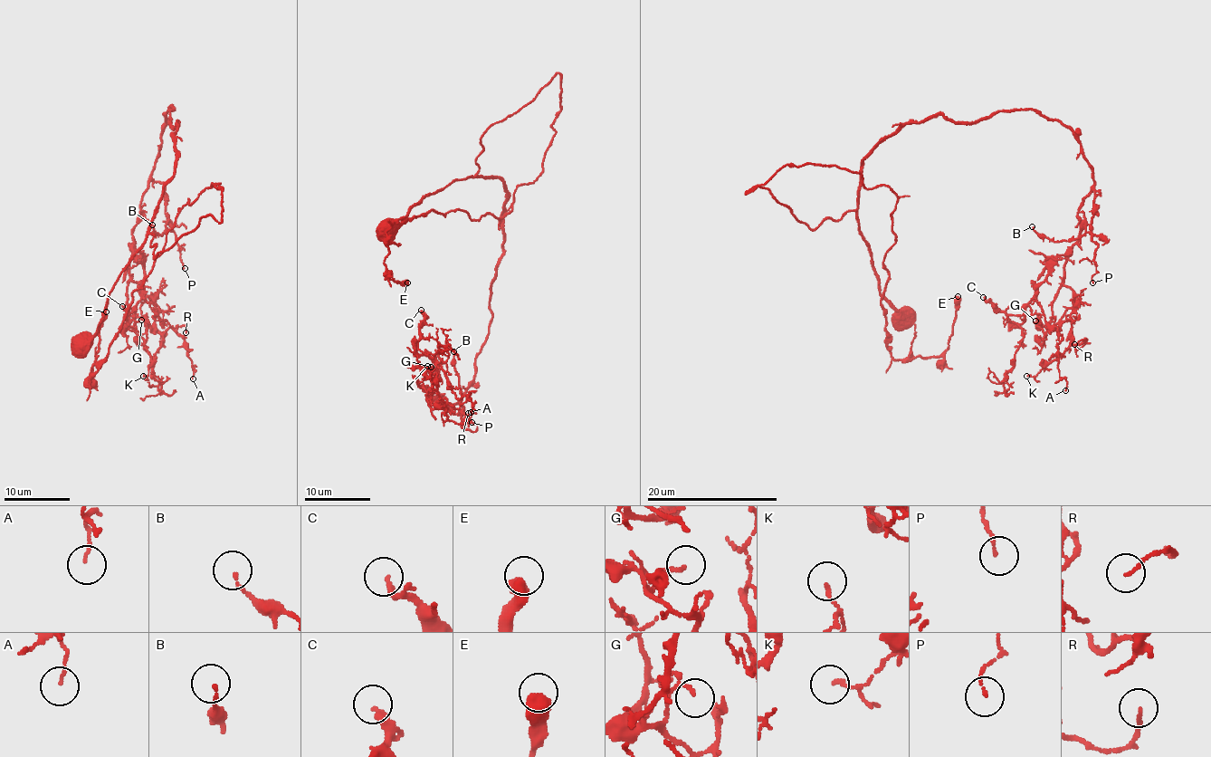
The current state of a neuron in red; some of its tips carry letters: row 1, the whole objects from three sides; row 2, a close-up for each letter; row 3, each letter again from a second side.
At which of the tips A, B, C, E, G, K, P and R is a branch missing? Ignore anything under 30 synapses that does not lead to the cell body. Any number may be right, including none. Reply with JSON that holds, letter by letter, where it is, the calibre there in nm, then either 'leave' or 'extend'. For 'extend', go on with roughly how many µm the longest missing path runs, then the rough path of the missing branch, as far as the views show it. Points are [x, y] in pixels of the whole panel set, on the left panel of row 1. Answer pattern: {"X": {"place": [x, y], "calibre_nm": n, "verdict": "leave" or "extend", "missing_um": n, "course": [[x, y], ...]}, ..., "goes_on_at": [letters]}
{"A": {"place": [193, 378], "calibre_nm": 100, "verdict": "leave"}, "B": {"place": [152, 225], "calibre_nm": 110, "verdict": "leave"}, "C": {"place": [122, 306], "calibre_nm": 240, "verdict": "leave"}, "E": {"place": [106, 311], "calibre_nm": 600, "verdict": "leave"}, "G": {"place": [141, 320], "calibre_nm": 80, "verdict": "leave"}, "K": {"place": [143, 376], "calibre_nm": 130, "verdict": "leave"}, "P": {"place": [185, 268], "calibre_nm": 100, "verdict": "leave"}, "R": {"place": [185, 332], "calibre_nm": 110, "verdict": "leave"}, "goes_on_at": []}

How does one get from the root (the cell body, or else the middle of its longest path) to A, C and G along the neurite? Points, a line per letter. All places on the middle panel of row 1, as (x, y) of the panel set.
A: (385, 229), (452, 181), (503, 182), (503, 255), (473, 378), (450, 406), (426, 390), (435, 364), (471, 412)
C: (385, 229), (452, 181), (503, 182), (490, 333), (454, 405), (428, 397), (438, 373), (417, 352), (421, 310)
G: (385, 229), (452, 181), (503, 182), (490, 333), (454, 405), (420, 388), (431, 403), (431, 367)

